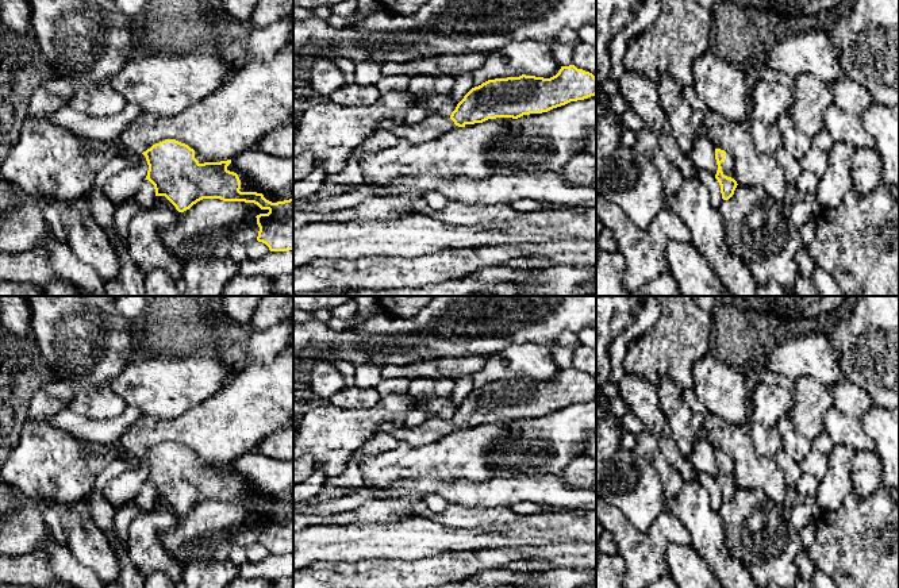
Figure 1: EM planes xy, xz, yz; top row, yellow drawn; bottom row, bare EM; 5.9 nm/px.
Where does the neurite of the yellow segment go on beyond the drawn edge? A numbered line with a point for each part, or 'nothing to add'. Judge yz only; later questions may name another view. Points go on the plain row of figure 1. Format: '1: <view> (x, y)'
1: yz (727, 469)

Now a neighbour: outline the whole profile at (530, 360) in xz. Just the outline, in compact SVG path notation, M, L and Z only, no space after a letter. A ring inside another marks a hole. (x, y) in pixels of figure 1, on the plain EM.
M535 342L508 343L488 356L485 365L473 374L473 384L479 389L488 383L522 377L550 381L560 372L550 346Z

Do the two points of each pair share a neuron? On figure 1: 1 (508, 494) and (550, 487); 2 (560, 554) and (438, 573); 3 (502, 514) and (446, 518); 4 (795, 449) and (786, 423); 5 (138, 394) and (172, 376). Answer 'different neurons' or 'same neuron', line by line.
1: same neuron
2: same neuron
3: same neuron
4: same neuron
5: same neuron

